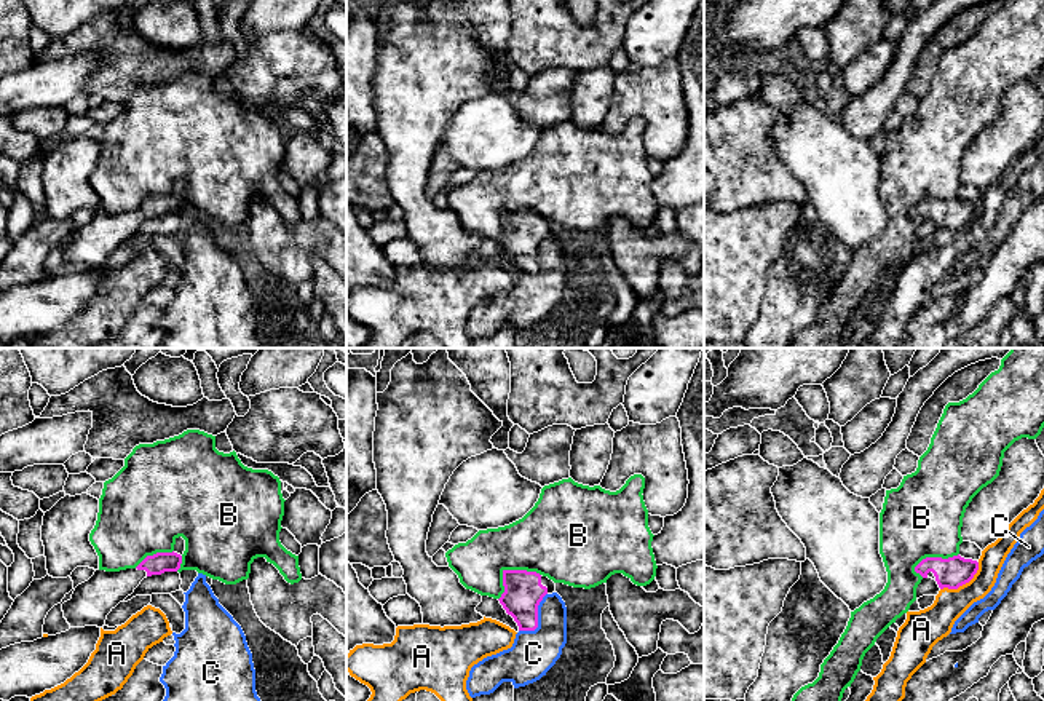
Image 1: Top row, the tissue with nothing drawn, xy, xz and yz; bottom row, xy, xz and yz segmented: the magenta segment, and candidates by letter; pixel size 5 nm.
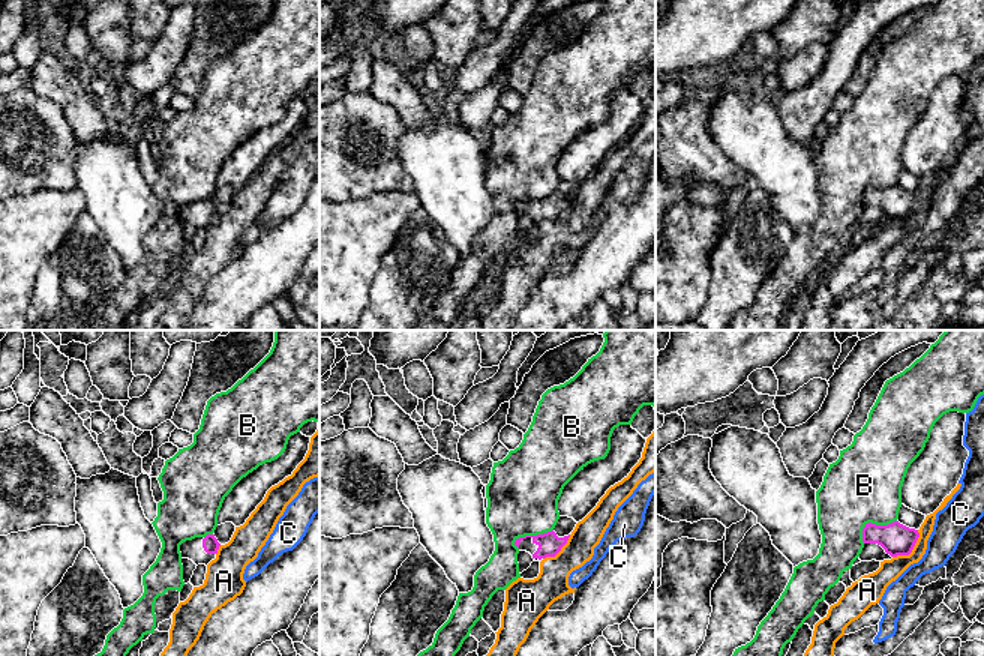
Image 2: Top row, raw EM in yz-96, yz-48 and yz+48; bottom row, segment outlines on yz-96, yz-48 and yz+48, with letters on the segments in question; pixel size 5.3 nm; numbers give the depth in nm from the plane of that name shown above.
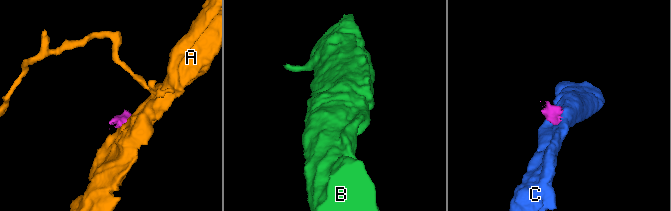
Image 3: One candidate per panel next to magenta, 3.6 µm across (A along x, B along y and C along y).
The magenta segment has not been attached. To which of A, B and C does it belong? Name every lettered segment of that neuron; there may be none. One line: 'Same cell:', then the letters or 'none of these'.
Same cell: none of these

